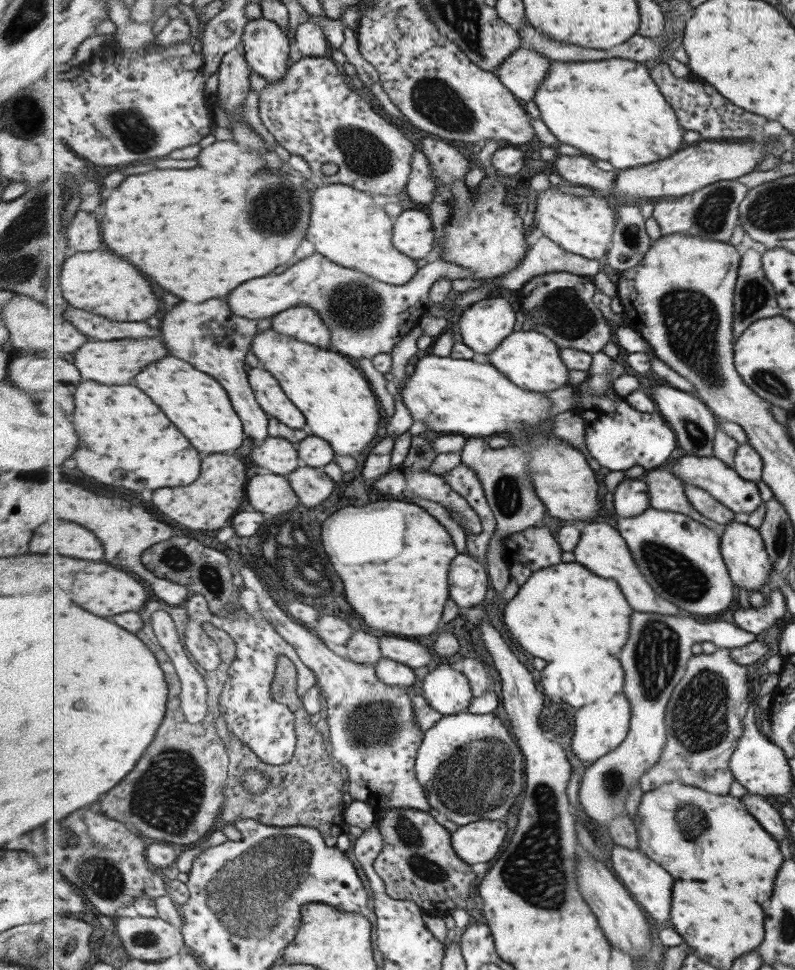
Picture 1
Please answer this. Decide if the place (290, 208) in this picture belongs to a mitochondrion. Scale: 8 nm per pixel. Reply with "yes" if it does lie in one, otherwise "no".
yes

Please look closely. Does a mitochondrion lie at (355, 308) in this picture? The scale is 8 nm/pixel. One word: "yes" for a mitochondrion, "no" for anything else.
yes

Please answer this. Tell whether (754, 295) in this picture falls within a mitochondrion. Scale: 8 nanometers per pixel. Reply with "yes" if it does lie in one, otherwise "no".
yes

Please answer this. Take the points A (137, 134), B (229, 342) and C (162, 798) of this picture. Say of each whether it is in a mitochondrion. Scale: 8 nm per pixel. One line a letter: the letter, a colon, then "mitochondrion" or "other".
A: mitochondrion
B: other
C: mitochondrion

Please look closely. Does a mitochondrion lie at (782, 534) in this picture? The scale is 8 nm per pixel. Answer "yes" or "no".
yes

